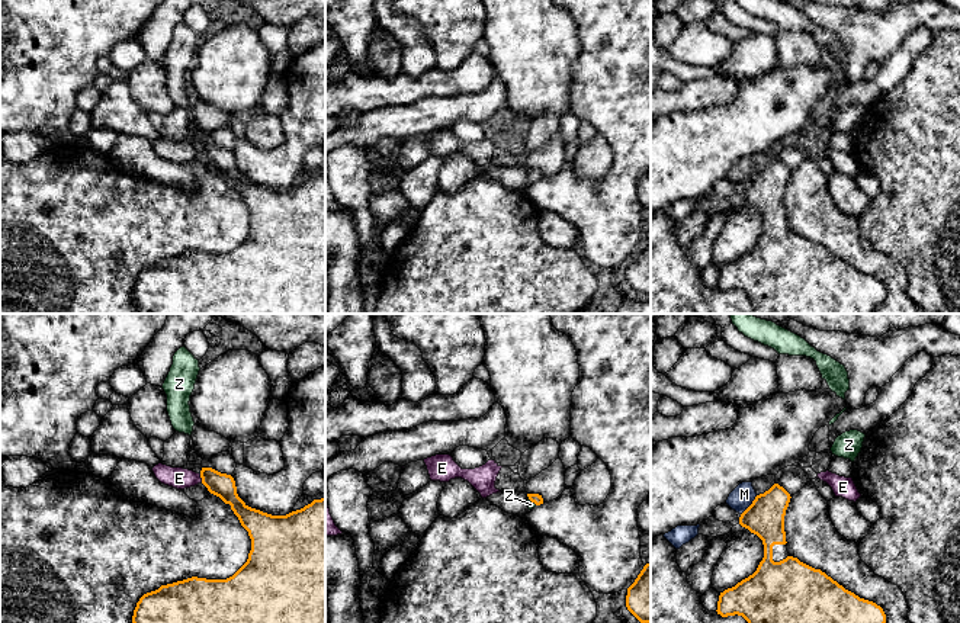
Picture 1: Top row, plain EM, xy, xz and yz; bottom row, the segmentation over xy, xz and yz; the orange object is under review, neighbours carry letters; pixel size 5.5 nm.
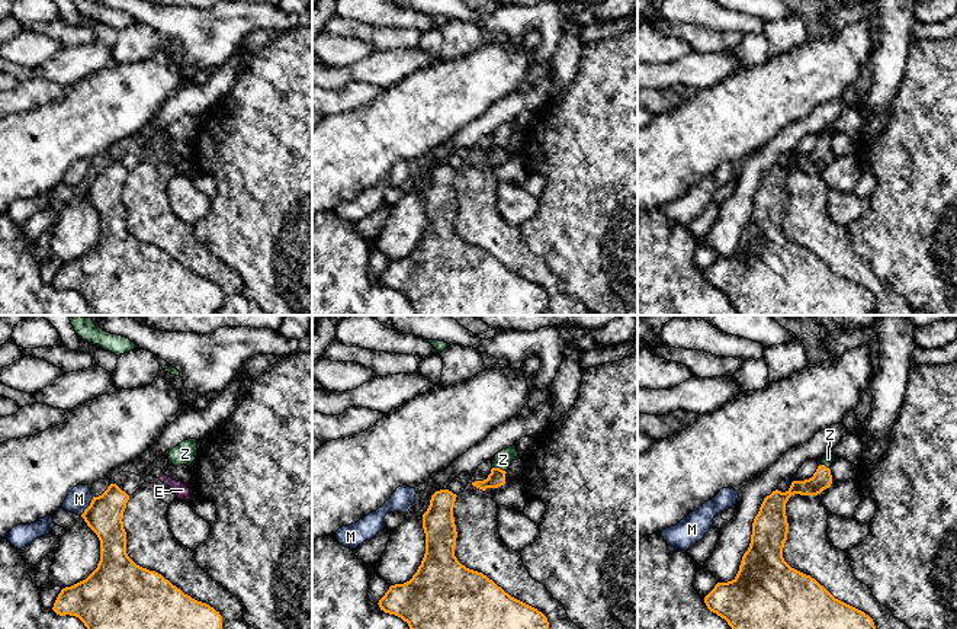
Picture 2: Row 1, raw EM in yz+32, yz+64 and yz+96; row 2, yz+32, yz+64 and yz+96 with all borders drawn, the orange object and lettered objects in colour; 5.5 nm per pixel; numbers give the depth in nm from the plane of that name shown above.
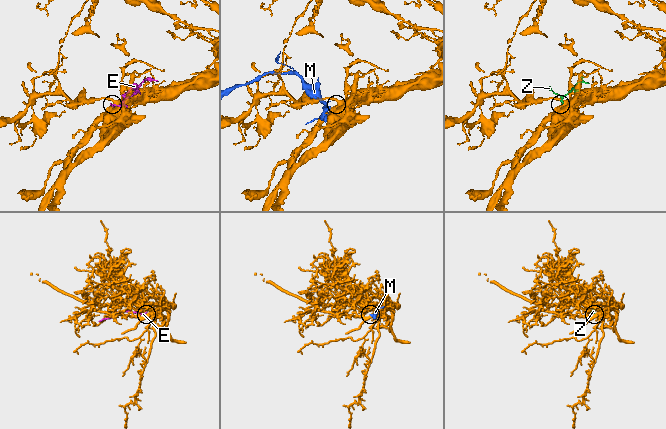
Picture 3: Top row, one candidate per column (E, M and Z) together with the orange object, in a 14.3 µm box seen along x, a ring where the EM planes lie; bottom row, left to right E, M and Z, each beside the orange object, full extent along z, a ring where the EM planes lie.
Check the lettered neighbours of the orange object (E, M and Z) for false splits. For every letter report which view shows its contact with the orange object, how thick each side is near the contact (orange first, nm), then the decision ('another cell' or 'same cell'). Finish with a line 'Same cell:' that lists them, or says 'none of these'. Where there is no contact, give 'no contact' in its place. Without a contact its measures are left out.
E: meets orange in xy; 140 nm thick on the orange side, 120 nm on the other; another cell
M: meets orange in yz; 220 nm thick on the orange side, 120 nm on the other; another cell
Z: meets orange in xz; 60 nm thick on the orange side, 40 nm on the other; same cell
Same cell: Z

